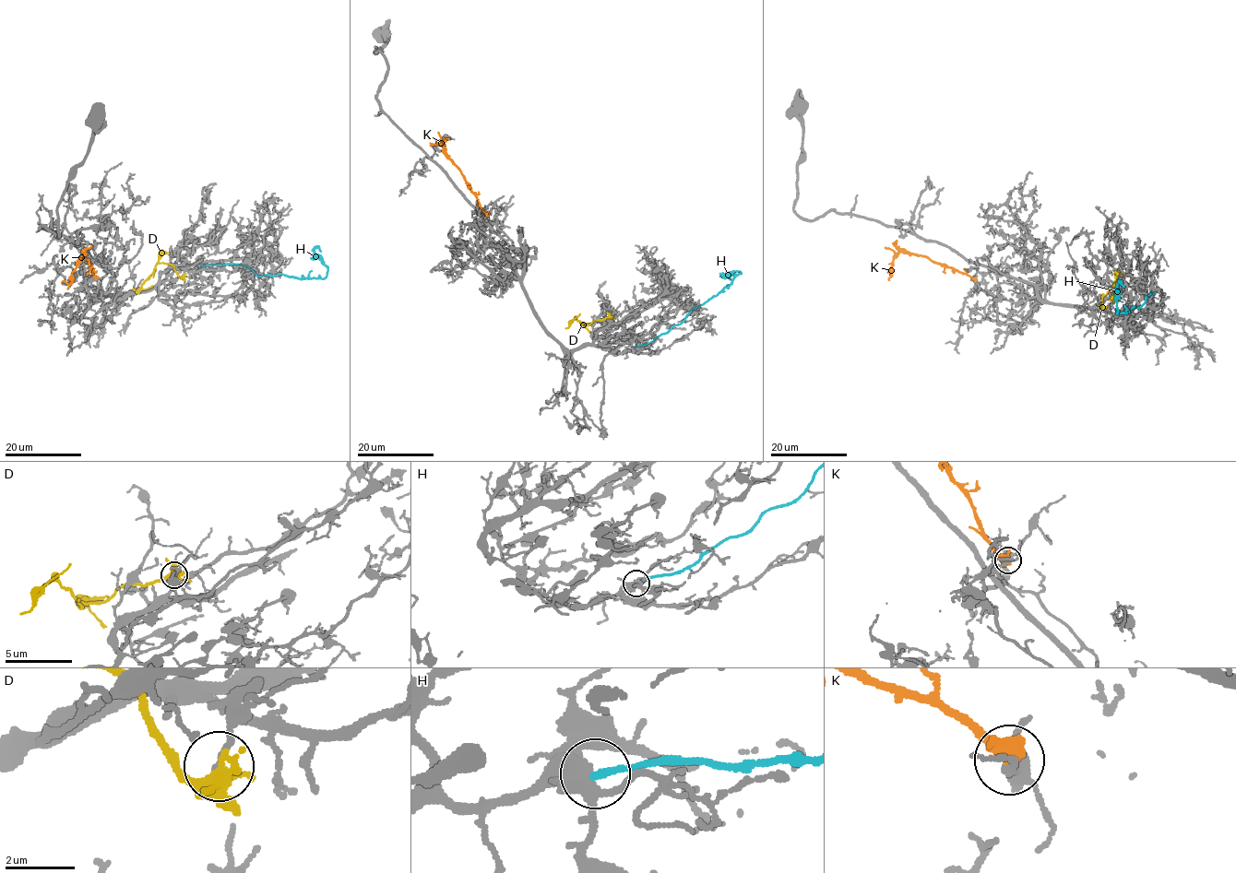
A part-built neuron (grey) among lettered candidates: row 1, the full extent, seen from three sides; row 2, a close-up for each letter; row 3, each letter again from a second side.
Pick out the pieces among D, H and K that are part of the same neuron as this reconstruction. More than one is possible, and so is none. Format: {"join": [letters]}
{"join": []}

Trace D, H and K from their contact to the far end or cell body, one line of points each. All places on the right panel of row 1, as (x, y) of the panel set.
D: (1113, 297), (1114, 283), (1103, 296), (1100, 306), (1099, 303)
H: (1152, 293), (1146, 296), (1143, 304), (1128, 312), (1117, 313), (1115, 291), (1120, 282), (1124, 287)
K: (975, 280), (924, 256), (903, 252), (893, 260), (889, 274)

